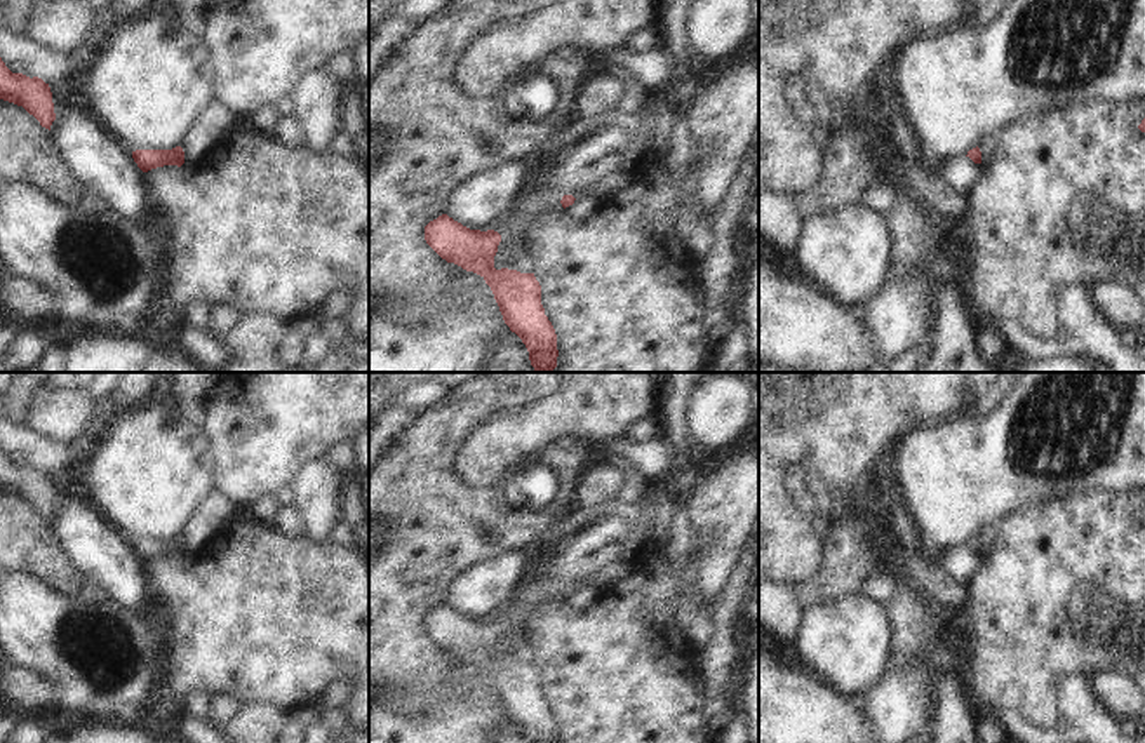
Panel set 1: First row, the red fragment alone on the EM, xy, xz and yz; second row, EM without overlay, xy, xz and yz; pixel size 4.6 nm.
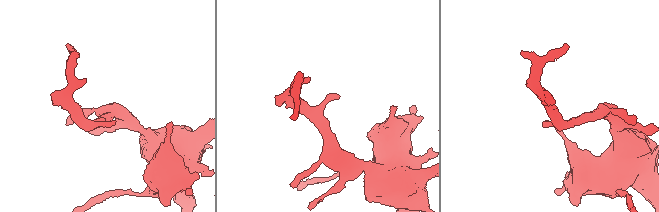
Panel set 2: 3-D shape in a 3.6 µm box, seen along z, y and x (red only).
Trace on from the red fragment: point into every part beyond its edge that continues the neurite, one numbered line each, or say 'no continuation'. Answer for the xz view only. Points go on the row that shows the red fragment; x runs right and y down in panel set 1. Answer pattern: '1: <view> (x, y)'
no continuation

